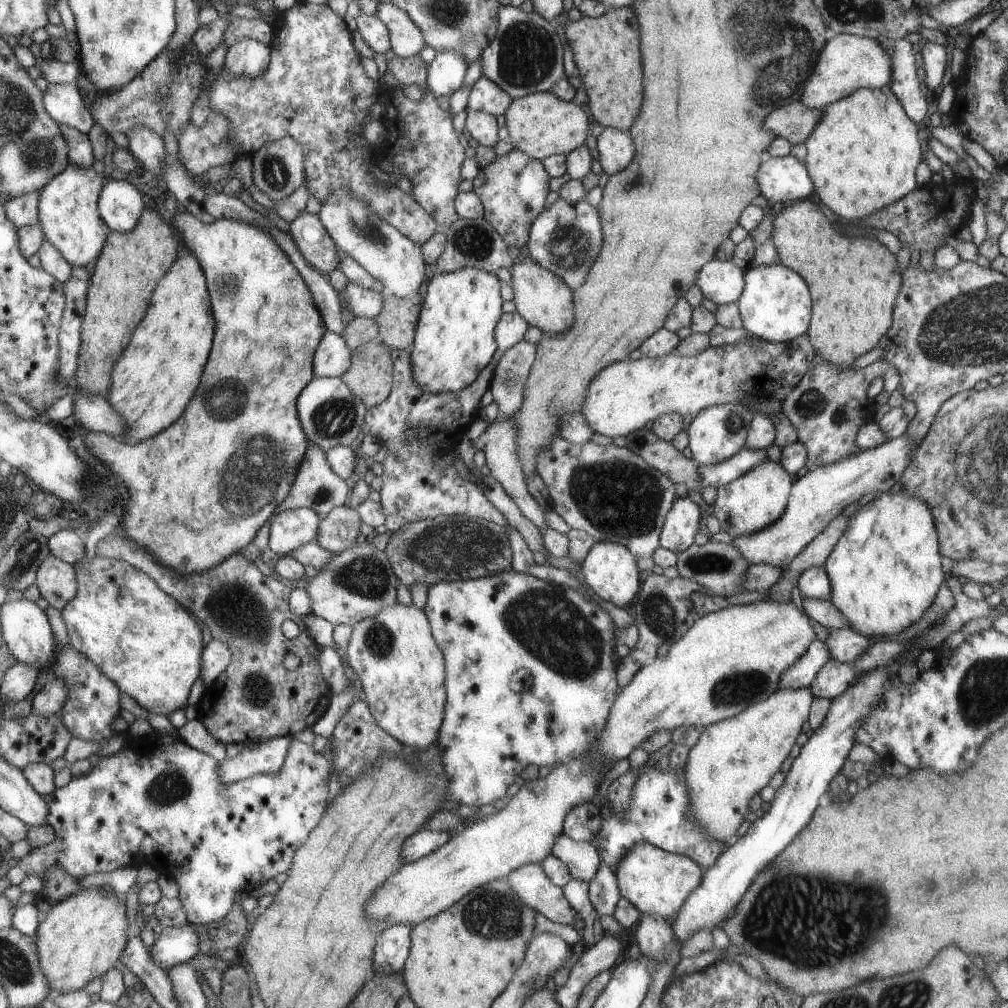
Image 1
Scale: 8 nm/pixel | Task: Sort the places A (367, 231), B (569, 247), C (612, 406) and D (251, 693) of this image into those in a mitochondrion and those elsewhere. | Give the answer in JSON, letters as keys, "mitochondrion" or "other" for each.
{"A":"mitochondrion","B":"mitochondrion","C":"other","D":"mitochondrion"}

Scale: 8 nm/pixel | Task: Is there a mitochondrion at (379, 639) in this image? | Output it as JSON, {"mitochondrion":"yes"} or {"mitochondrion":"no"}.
{"mitochondrion":"yes"}

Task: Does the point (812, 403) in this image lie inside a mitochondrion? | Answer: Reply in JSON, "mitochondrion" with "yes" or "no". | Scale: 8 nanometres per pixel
{"mitochondrion":"yes"}

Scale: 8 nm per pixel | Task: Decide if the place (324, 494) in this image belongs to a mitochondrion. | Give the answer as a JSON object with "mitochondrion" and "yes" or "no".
{"mitochondrion":"yes"}

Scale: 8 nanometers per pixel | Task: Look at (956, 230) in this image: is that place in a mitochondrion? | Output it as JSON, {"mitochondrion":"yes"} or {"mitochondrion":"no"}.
{"mitochondrion":"no"}

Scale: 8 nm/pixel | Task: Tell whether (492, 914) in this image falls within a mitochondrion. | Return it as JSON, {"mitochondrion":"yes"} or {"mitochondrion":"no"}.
{"mitochondrion":"yes"}

